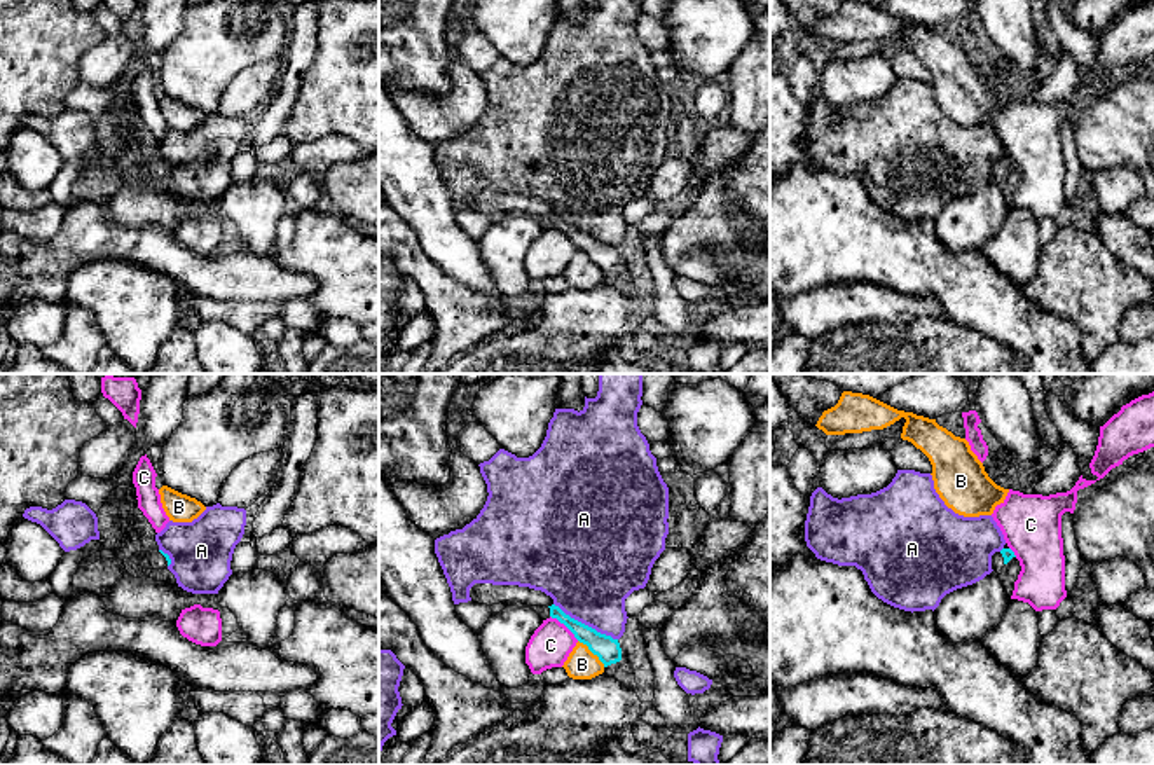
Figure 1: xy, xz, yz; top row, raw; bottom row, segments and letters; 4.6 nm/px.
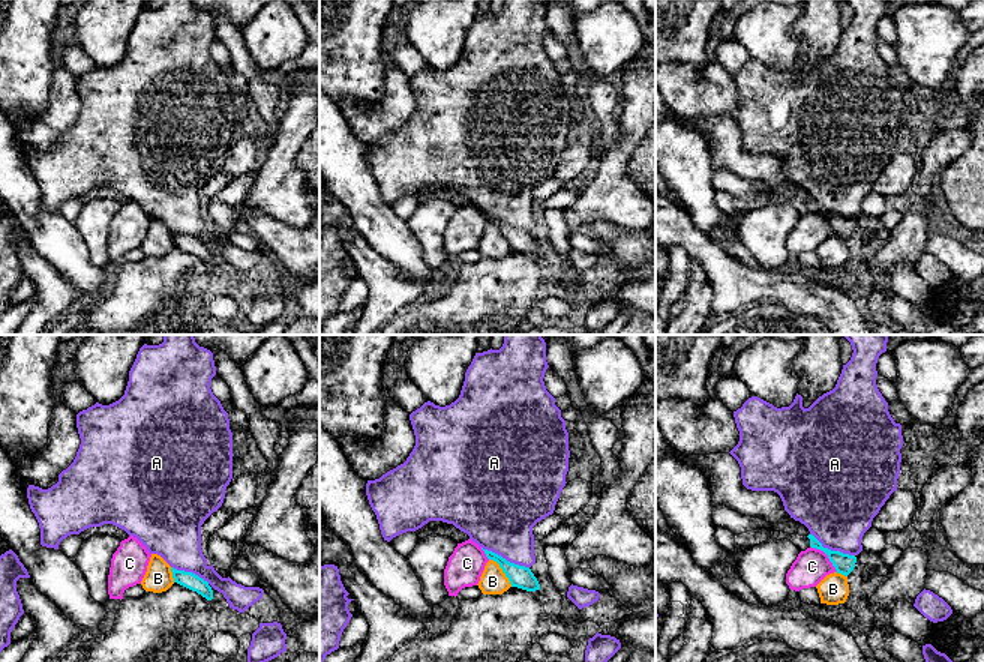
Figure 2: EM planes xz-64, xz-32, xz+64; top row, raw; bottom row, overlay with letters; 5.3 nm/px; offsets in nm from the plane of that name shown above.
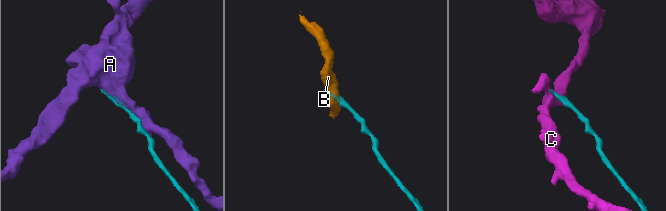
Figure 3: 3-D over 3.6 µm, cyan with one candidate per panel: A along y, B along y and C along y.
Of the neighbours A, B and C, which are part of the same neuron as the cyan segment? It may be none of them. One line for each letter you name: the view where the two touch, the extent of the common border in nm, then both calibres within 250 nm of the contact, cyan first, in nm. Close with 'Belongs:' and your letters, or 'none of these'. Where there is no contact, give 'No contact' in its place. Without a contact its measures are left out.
Belongs: none of these

